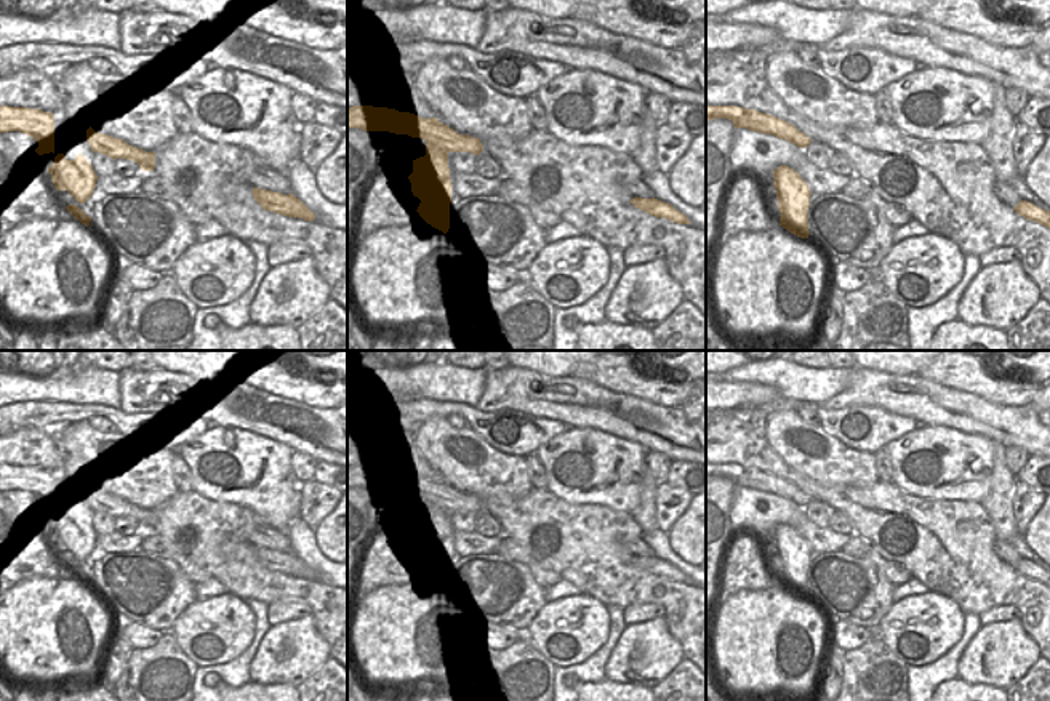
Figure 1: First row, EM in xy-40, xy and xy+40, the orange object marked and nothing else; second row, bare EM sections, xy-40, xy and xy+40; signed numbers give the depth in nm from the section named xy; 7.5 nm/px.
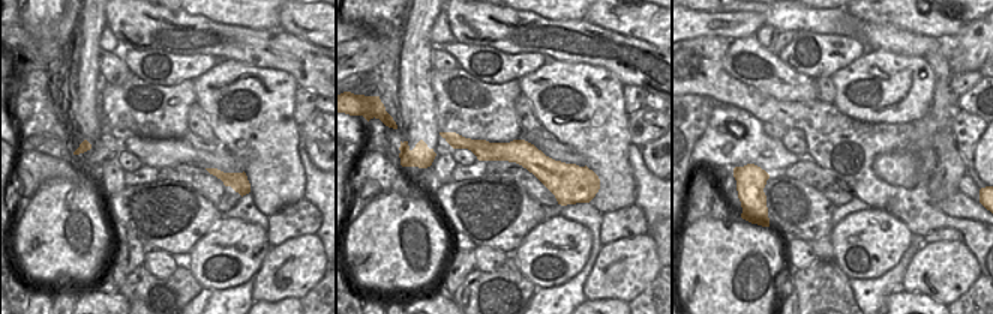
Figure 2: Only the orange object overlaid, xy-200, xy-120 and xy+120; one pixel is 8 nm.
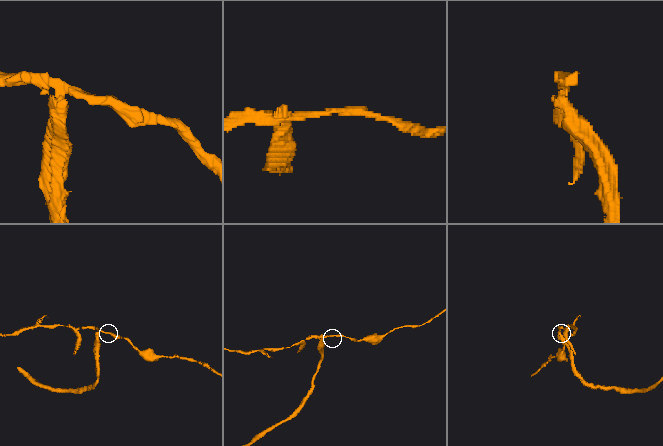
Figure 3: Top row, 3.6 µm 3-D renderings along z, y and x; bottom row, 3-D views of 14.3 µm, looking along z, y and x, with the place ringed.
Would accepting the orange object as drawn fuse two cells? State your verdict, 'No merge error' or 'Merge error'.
Merge error.

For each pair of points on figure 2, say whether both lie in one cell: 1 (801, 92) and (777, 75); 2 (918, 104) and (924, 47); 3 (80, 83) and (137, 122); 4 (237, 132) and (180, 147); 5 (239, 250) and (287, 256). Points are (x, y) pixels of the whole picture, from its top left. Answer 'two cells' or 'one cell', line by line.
1: one cell
2: two cells
3: two cells
4: two cells
5: two cells

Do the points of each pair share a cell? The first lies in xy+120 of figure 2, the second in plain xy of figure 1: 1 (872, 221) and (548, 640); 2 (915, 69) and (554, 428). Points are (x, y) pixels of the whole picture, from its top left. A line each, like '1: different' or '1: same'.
1: same
2: different

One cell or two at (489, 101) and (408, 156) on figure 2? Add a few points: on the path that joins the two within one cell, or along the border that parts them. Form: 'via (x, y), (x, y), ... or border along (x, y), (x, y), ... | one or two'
border along (434, 96), (435, 122), (440, 131) | two

